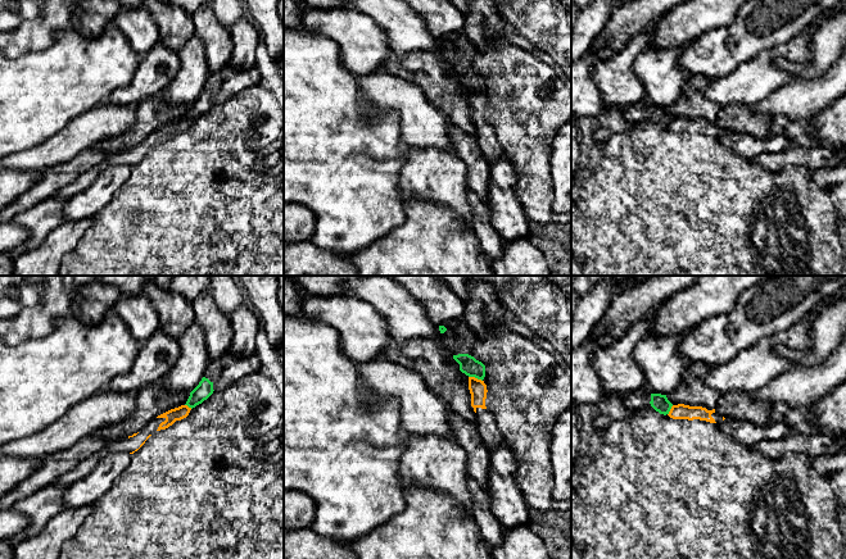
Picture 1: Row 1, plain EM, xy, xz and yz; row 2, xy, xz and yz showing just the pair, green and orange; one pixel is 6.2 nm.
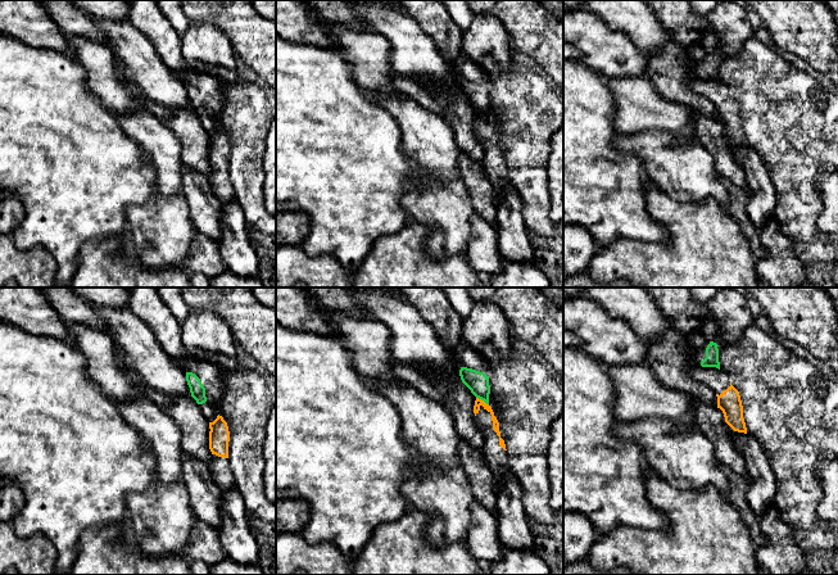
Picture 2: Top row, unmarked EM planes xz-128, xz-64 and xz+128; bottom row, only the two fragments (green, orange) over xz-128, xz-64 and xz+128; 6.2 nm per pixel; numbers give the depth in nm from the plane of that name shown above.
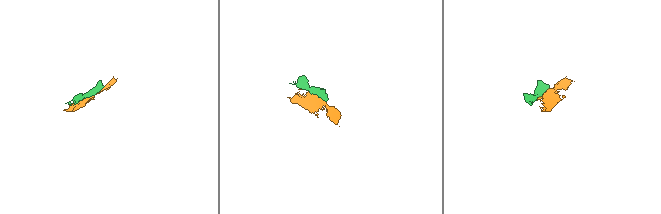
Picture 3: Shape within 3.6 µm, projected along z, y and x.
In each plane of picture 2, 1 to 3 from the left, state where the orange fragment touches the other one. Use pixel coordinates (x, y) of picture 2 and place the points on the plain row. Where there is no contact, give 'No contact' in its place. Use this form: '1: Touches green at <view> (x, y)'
1: No contact
2: Touches green at xz-64 (483, 112)
3: No contact

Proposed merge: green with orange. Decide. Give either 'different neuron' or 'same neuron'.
different neuron

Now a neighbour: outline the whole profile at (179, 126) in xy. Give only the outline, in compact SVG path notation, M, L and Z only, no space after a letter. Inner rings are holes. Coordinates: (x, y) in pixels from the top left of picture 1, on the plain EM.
M181 118L178 121L171 122L155 132L150 133L140 145L134 146L128 150L119 150L110 155L108 155L101 163L94 165L87 172L82 173L76 181L60 188L54 197L60 200L68 200L74 195L86 190L109 165L130 165L134 167L137 164L145 154L155 145L160 142L166 142L172 138L176 133L181 133L186 131L190 126L191 121L187 118Z

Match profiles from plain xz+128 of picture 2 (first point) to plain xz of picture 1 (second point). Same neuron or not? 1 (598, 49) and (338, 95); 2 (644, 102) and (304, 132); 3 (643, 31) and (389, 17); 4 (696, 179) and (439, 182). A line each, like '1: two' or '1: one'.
1: two
2: two
3: one
4: one

